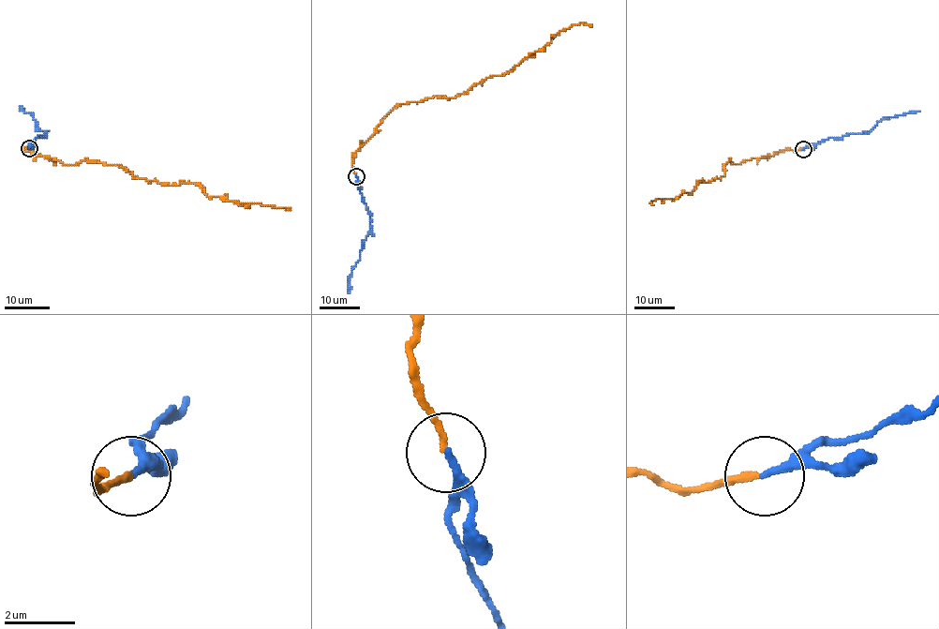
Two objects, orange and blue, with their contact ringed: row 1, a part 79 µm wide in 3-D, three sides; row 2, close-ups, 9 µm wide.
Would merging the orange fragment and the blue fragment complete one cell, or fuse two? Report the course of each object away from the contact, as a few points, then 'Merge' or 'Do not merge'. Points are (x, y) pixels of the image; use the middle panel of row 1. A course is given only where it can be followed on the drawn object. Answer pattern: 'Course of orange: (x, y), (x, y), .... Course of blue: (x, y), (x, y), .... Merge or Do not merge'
Course of orange: (356, 175), (353, 154), (396, 105), (454, 98), (506, 74), (560, 31), (591, 26). Course of blue: (356, 176), (356, 186), (370, 215), (370, 230), (350, 278), (348, 292). Merge

